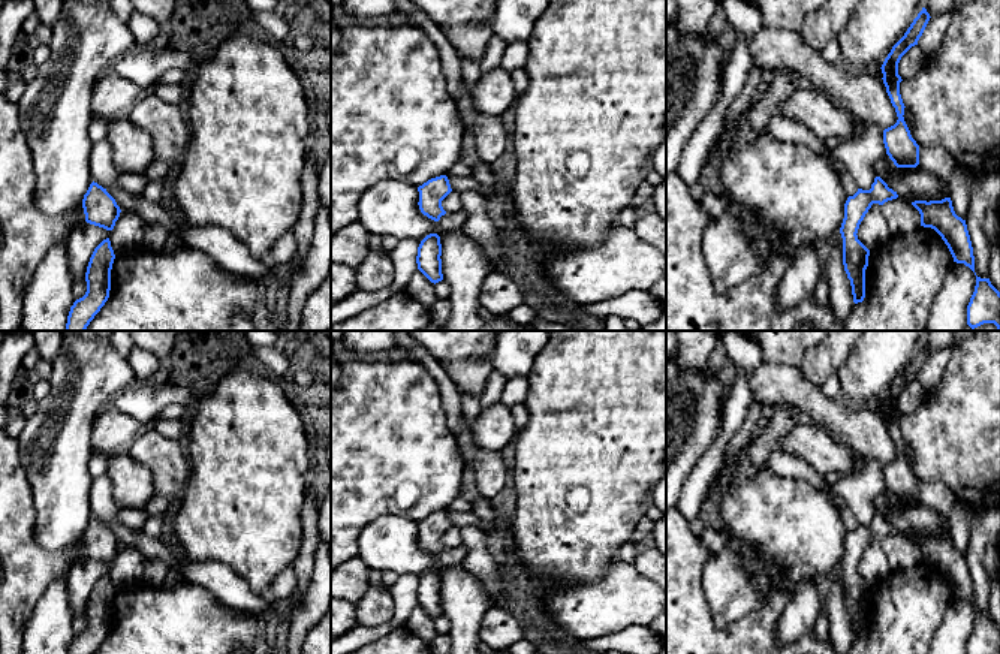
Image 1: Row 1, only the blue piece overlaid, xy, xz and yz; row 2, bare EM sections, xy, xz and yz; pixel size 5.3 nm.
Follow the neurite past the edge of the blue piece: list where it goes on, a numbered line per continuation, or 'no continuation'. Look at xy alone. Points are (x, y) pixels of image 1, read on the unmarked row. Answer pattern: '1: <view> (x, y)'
no continuation

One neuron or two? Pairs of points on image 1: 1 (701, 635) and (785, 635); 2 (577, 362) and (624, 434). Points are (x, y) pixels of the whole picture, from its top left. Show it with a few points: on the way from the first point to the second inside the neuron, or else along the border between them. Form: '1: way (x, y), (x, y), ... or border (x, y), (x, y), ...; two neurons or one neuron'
1: border (788, 602), (777, 623), (774, 638); two neurons
2: way (595, 380), (605, 392), (607, 416); one neuron

